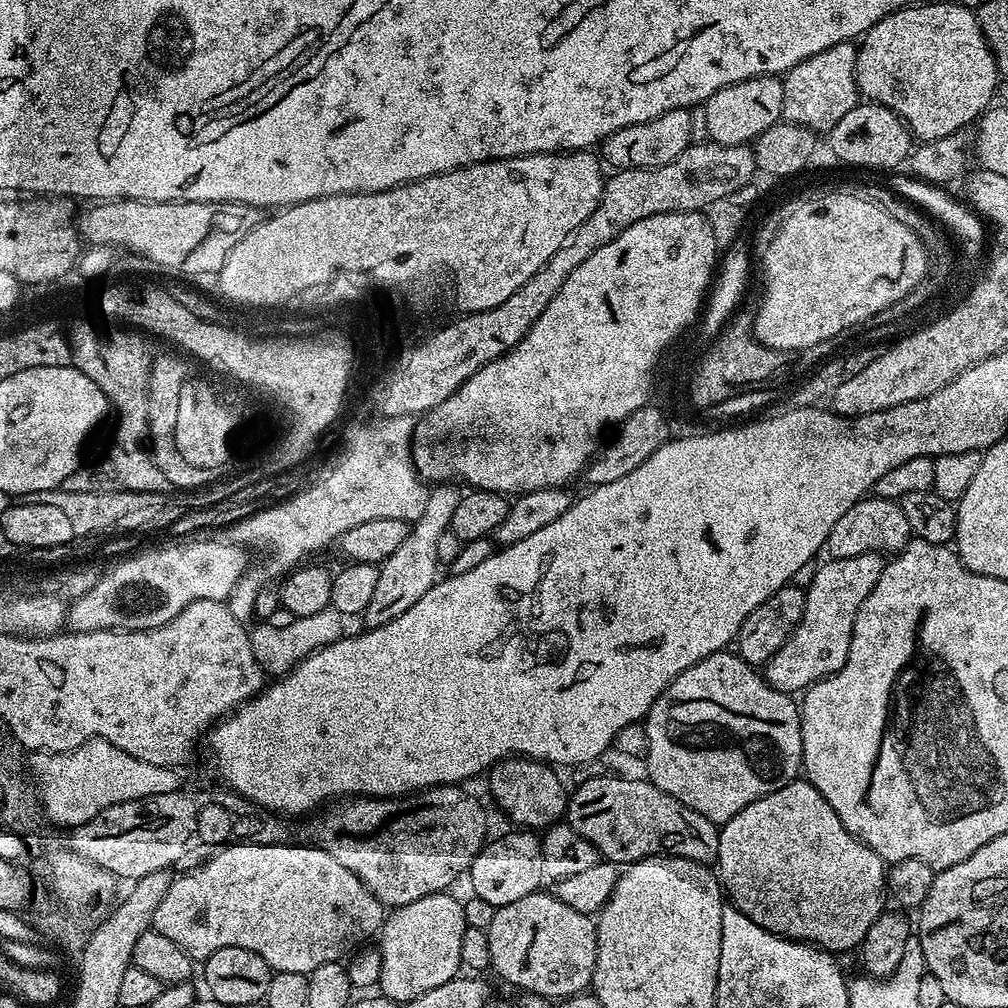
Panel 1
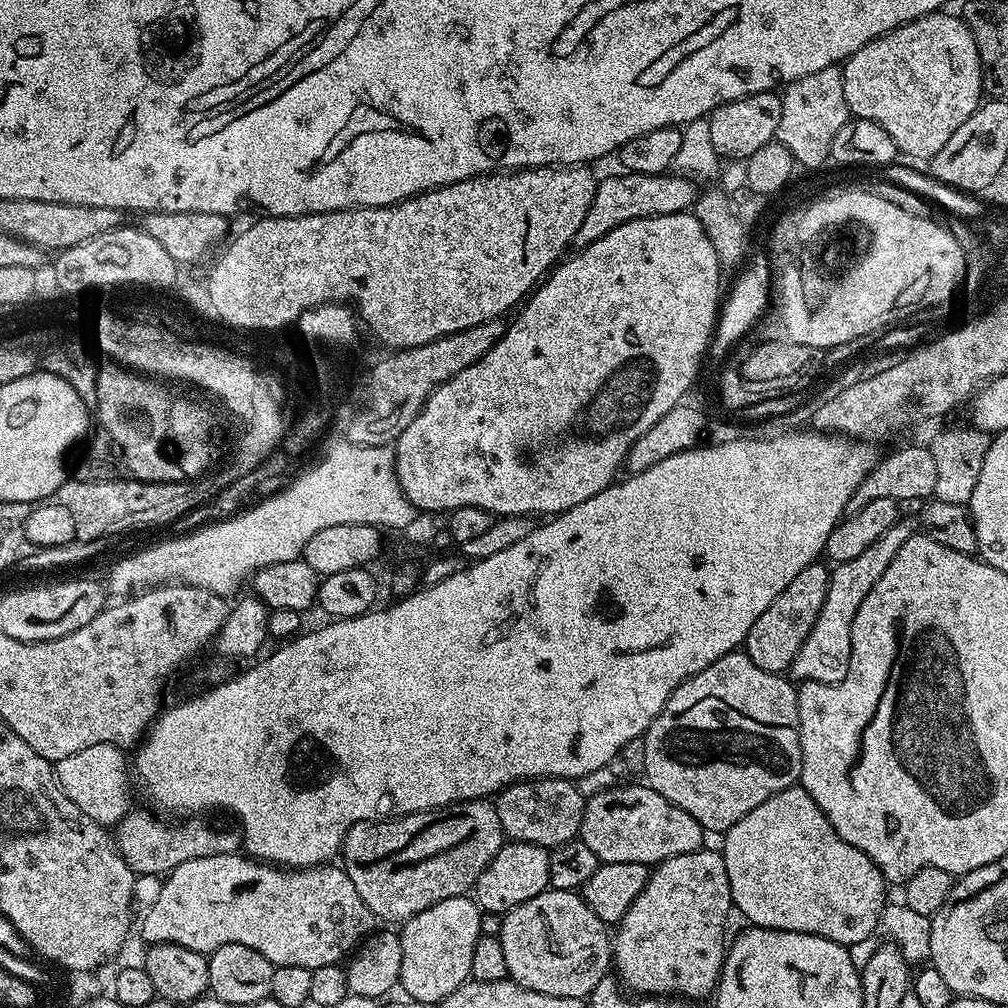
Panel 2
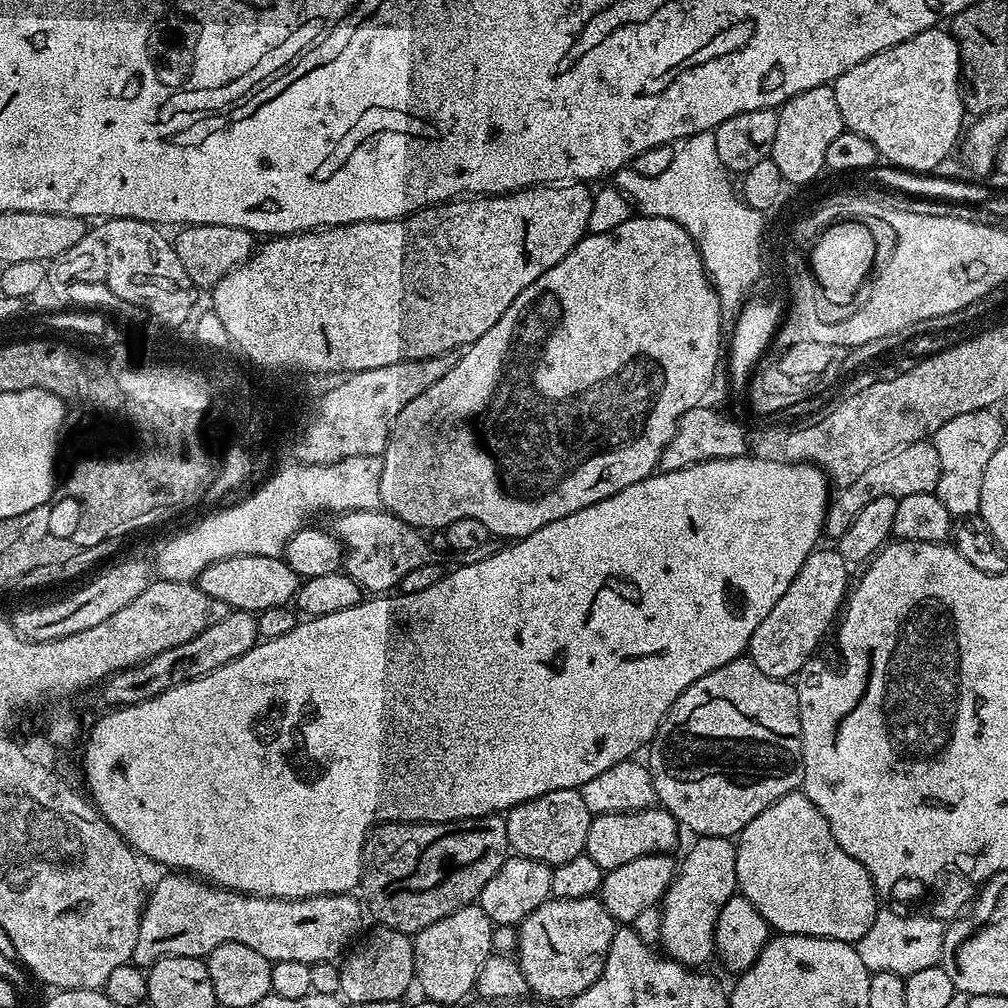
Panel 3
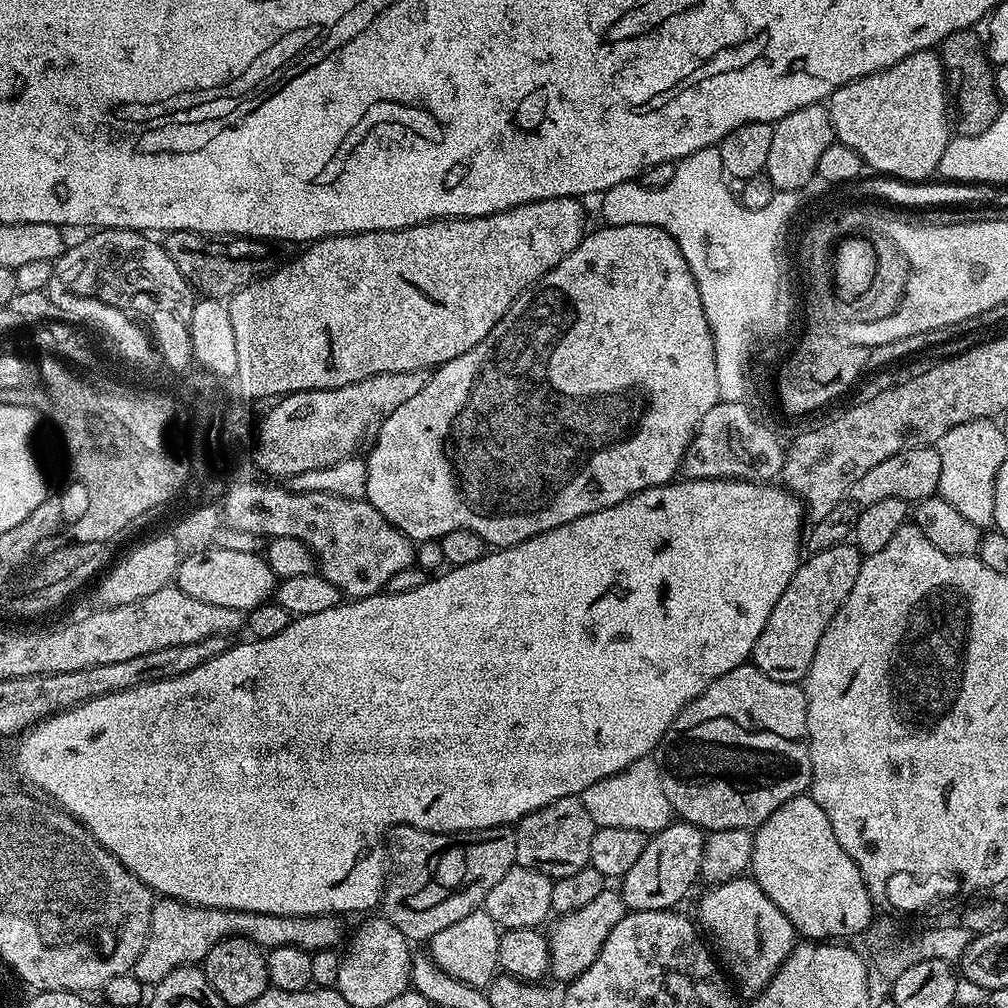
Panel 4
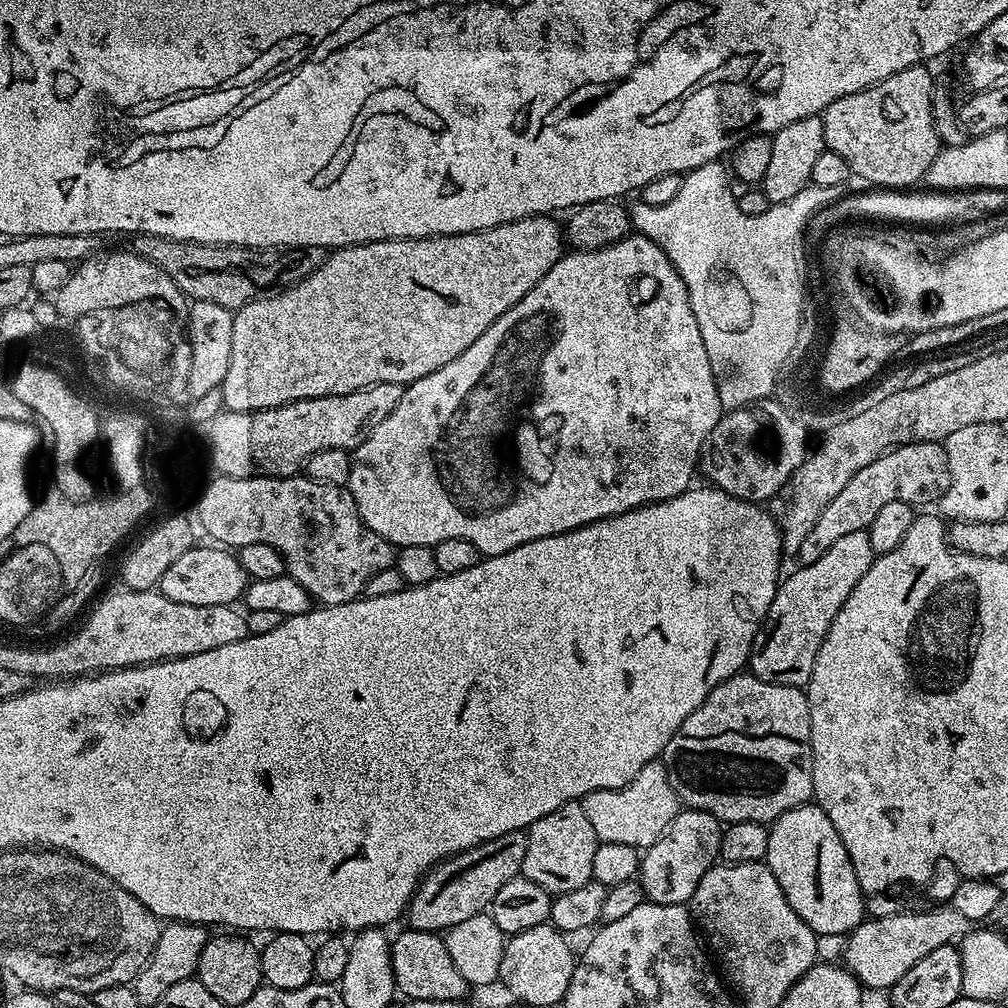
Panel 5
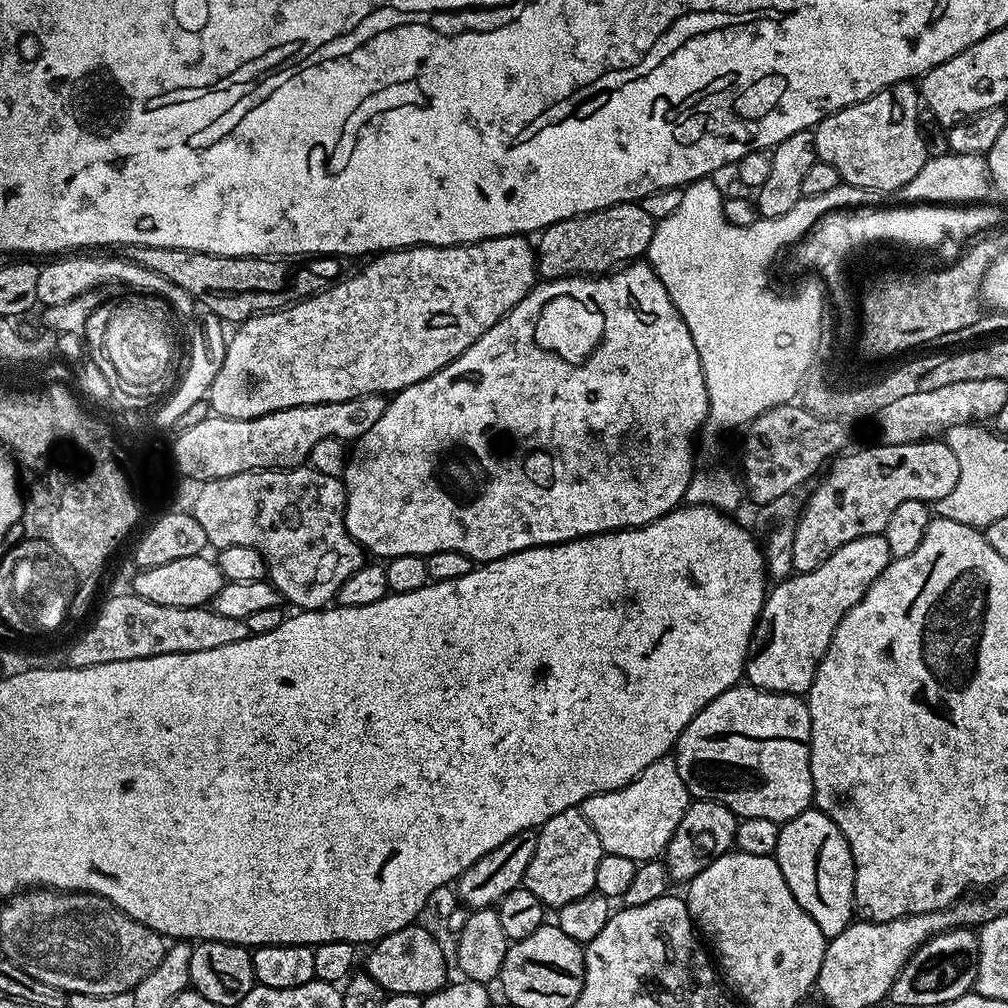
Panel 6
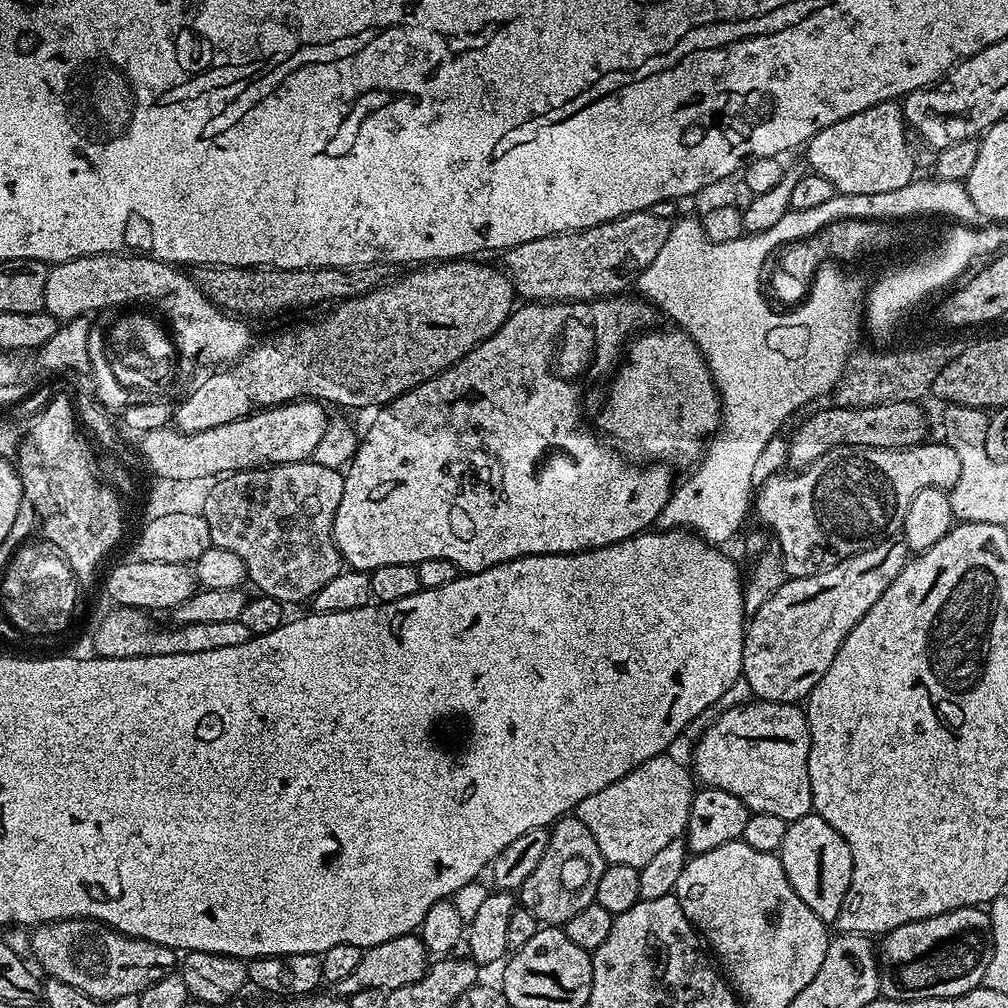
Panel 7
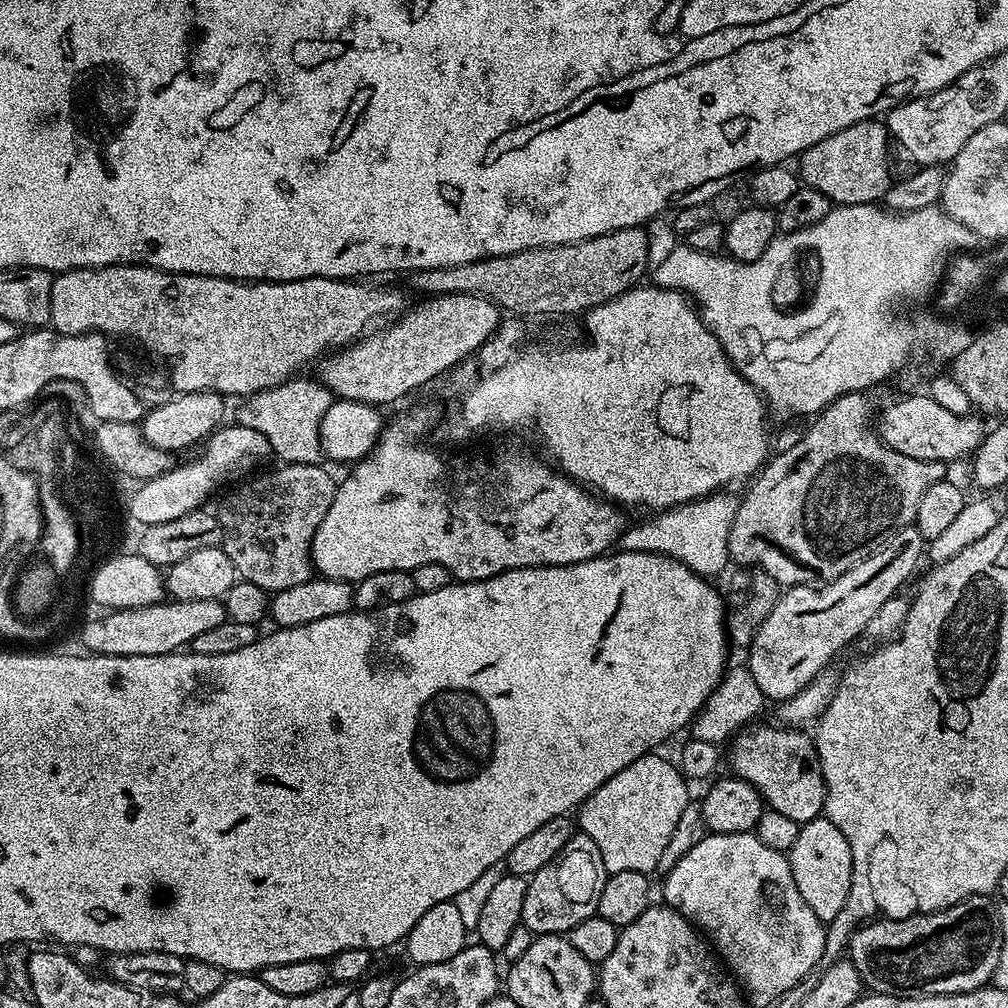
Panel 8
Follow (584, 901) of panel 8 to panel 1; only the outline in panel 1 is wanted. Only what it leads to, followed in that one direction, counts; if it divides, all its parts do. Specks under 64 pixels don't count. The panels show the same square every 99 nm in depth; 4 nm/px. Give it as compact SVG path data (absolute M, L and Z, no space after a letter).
M510 756L499 760L486 773L488 788L496 804L513 820L520 830L547 830L561 823L568 811L569 789L564 789L555 767L543 760L530 760L527 756Z

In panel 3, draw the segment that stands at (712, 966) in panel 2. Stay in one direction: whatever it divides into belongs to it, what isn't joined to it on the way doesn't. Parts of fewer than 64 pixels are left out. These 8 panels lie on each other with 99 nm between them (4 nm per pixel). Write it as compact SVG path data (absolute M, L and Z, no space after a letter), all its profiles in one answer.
M701 836L679 861L676 877L666 890L660 912L660 944L663 955L679 964L704 966L716 951L716 923L722 906L737 895L736 846L726 836Z

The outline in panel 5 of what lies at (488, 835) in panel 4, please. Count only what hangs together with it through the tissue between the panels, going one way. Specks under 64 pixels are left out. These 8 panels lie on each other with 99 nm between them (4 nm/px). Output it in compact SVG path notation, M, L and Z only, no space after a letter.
M524 830L502 834L498 838L487 840L485 844L466 849L458 856L450 856L446 860L441 860L425 875L416 893L408 901L406 920L409 921L407 923L423 932L440 934L454 927L458 922L466 922L466 918L481 915L491 905L494 894L498 894L498 890L502 890L502 886L506 886L510 878L521 875L522 858L526 858L527 837L528 833Z

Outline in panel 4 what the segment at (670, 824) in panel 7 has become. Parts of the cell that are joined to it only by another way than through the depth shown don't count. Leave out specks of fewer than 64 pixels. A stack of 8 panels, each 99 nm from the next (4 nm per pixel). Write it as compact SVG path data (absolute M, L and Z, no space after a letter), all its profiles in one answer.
M644 756L618 774L588 786L579 797L587 814L599 828L636 829L645 834L655 834L672 820L669 799L662 788L656 759L652 756Z

